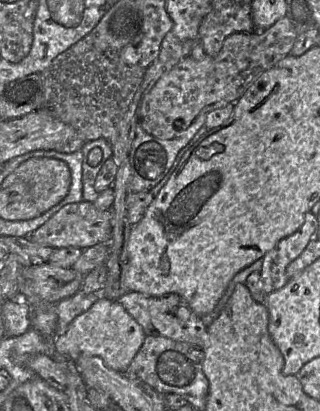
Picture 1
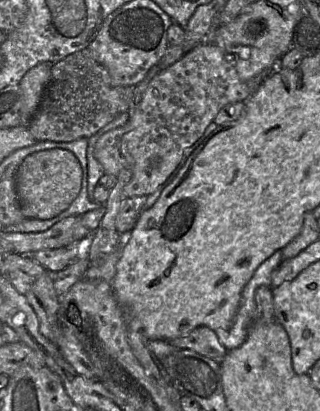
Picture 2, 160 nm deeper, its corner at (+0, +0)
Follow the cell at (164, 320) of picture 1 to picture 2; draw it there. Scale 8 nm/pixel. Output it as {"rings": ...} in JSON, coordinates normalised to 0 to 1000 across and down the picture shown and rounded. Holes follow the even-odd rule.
{"rings":[[[625,793],[591,813],[528,830],[556,849],[594,849],[691,883],[709,849],[688,835],[675,810],[644,793]]]}

